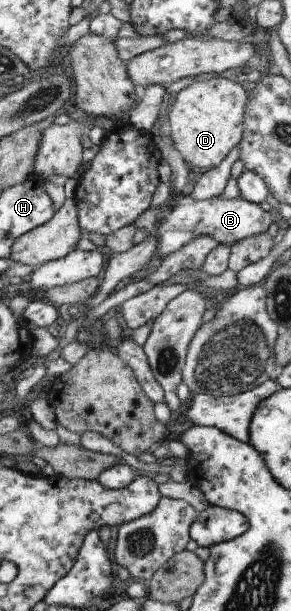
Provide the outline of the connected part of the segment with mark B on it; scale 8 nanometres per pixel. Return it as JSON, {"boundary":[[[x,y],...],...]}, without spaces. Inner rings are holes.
{"boundary":[[[192,194],[172,195],[170,198],[157,207],[150,207],[135,222],[137,228],[146,230],[149,234],[156,234],[157,244],[155,248],[155,258],[162,263],[171,254],[178,252],[195,238],[201,236],[212,237],[222,245],[230,247],[244,239],[264,234],[270,226],[275,212],[266,211],[262,206],[246,200],[242,196],[233,199],[215,196],[210,200],[196,200]],[[164,208],[169,208],[169,212],[162,217]]]}

